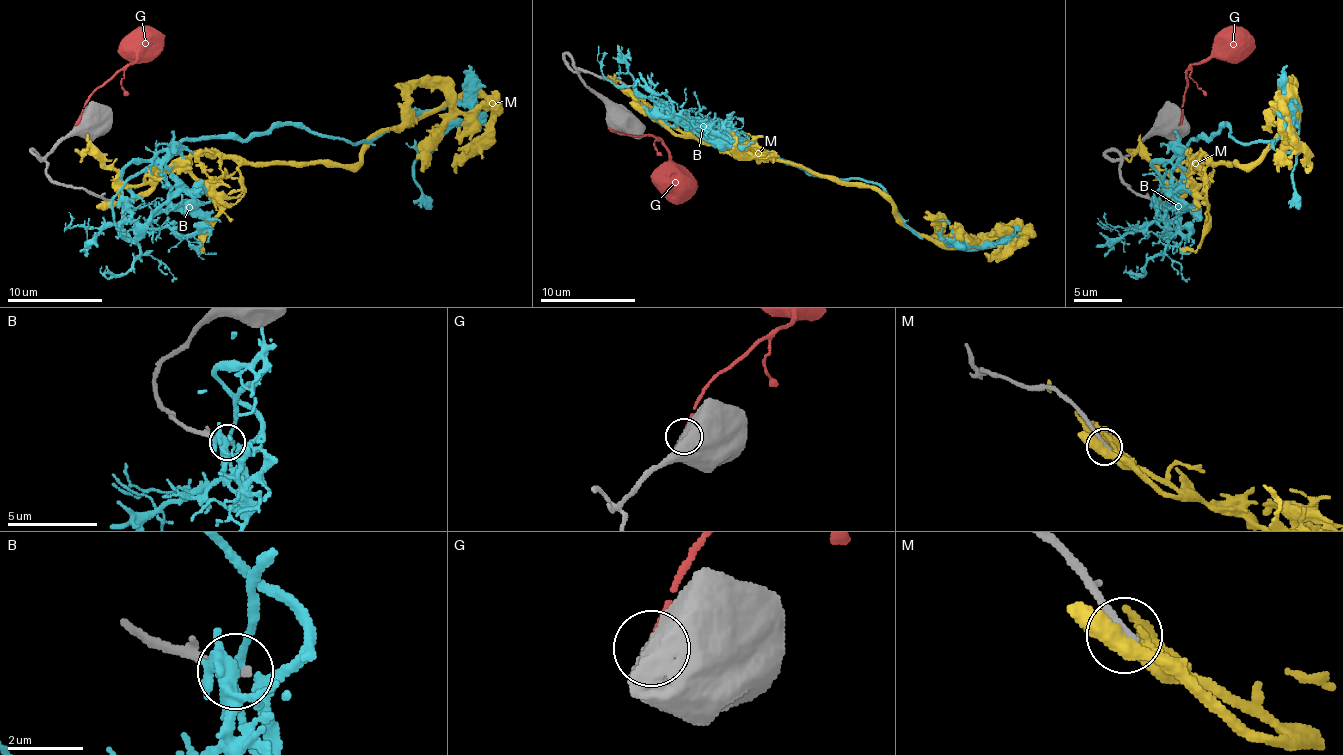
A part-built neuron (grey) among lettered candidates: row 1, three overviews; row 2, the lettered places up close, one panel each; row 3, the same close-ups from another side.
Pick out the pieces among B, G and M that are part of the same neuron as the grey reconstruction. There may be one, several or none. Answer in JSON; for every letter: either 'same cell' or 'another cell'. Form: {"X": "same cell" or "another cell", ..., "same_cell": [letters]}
{"B": "same cell", "G": "another cell", "M": "another cell", "same_cell": ["B"]}

